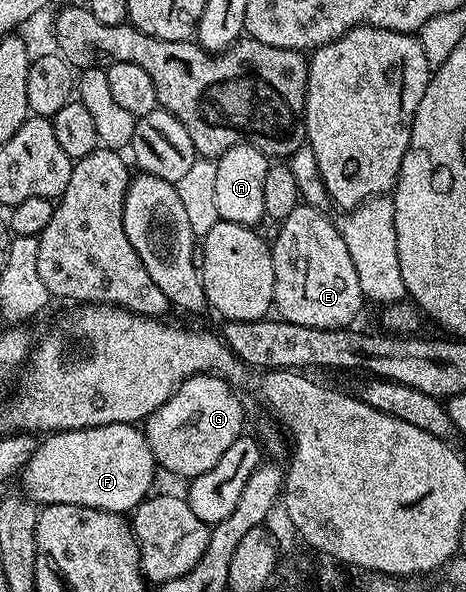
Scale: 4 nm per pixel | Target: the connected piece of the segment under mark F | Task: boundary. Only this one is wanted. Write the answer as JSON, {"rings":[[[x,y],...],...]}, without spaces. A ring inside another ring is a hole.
{"rings":[[[109,423],[101,427],[74,429],[44,436],[36,444],[29,463],[21,470],[22,492],[40,506],[70,503],[93,507],[110,513],[130,514],[152,492],[157,466],[155,456],[147,442],[147,434],[138,424]]]}

